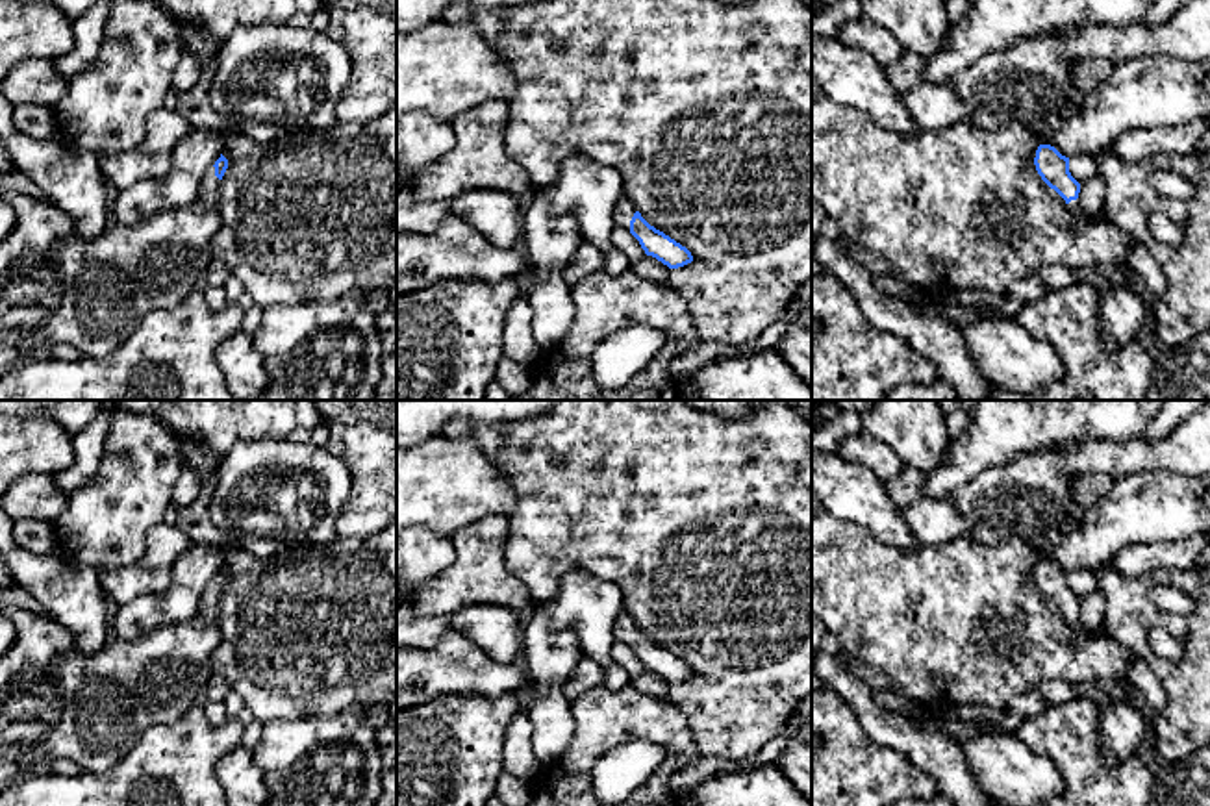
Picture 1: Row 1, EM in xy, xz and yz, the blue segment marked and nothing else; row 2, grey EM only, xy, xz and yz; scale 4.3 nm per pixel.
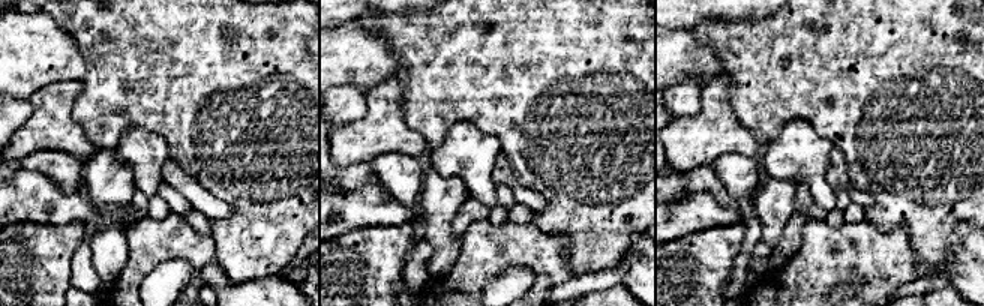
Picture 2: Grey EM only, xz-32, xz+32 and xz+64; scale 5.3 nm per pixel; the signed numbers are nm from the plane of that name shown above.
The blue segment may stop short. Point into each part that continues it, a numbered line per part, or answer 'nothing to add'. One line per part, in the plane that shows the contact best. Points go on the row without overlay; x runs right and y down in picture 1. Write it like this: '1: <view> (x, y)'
1: xz (625, 625)

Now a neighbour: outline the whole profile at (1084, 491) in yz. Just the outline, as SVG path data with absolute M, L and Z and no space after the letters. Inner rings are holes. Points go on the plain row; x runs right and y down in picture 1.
M1084 474L1073 482L1069 498L1073 504L1088 510L1101 500L1112 485L1114 482L1104 474Z

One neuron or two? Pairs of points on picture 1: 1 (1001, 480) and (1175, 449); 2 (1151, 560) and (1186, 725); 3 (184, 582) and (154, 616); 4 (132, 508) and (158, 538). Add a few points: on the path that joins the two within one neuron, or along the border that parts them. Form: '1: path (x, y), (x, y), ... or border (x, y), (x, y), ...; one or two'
1: path (1044, 477), (1071, 458), (1133, 456); one
2: border (1110, 566), (1127, 575), (1190, 569); two
3: path (180, 590), (162, 608); one
4: border (163, 521), (147, 534), (145, 551), (128, 566); two

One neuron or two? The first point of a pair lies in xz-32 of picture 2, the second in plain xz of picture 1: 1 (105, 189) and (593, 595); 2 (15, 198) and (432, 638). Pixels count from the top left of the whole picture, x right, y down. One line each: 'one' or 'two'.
1: two
2: two

